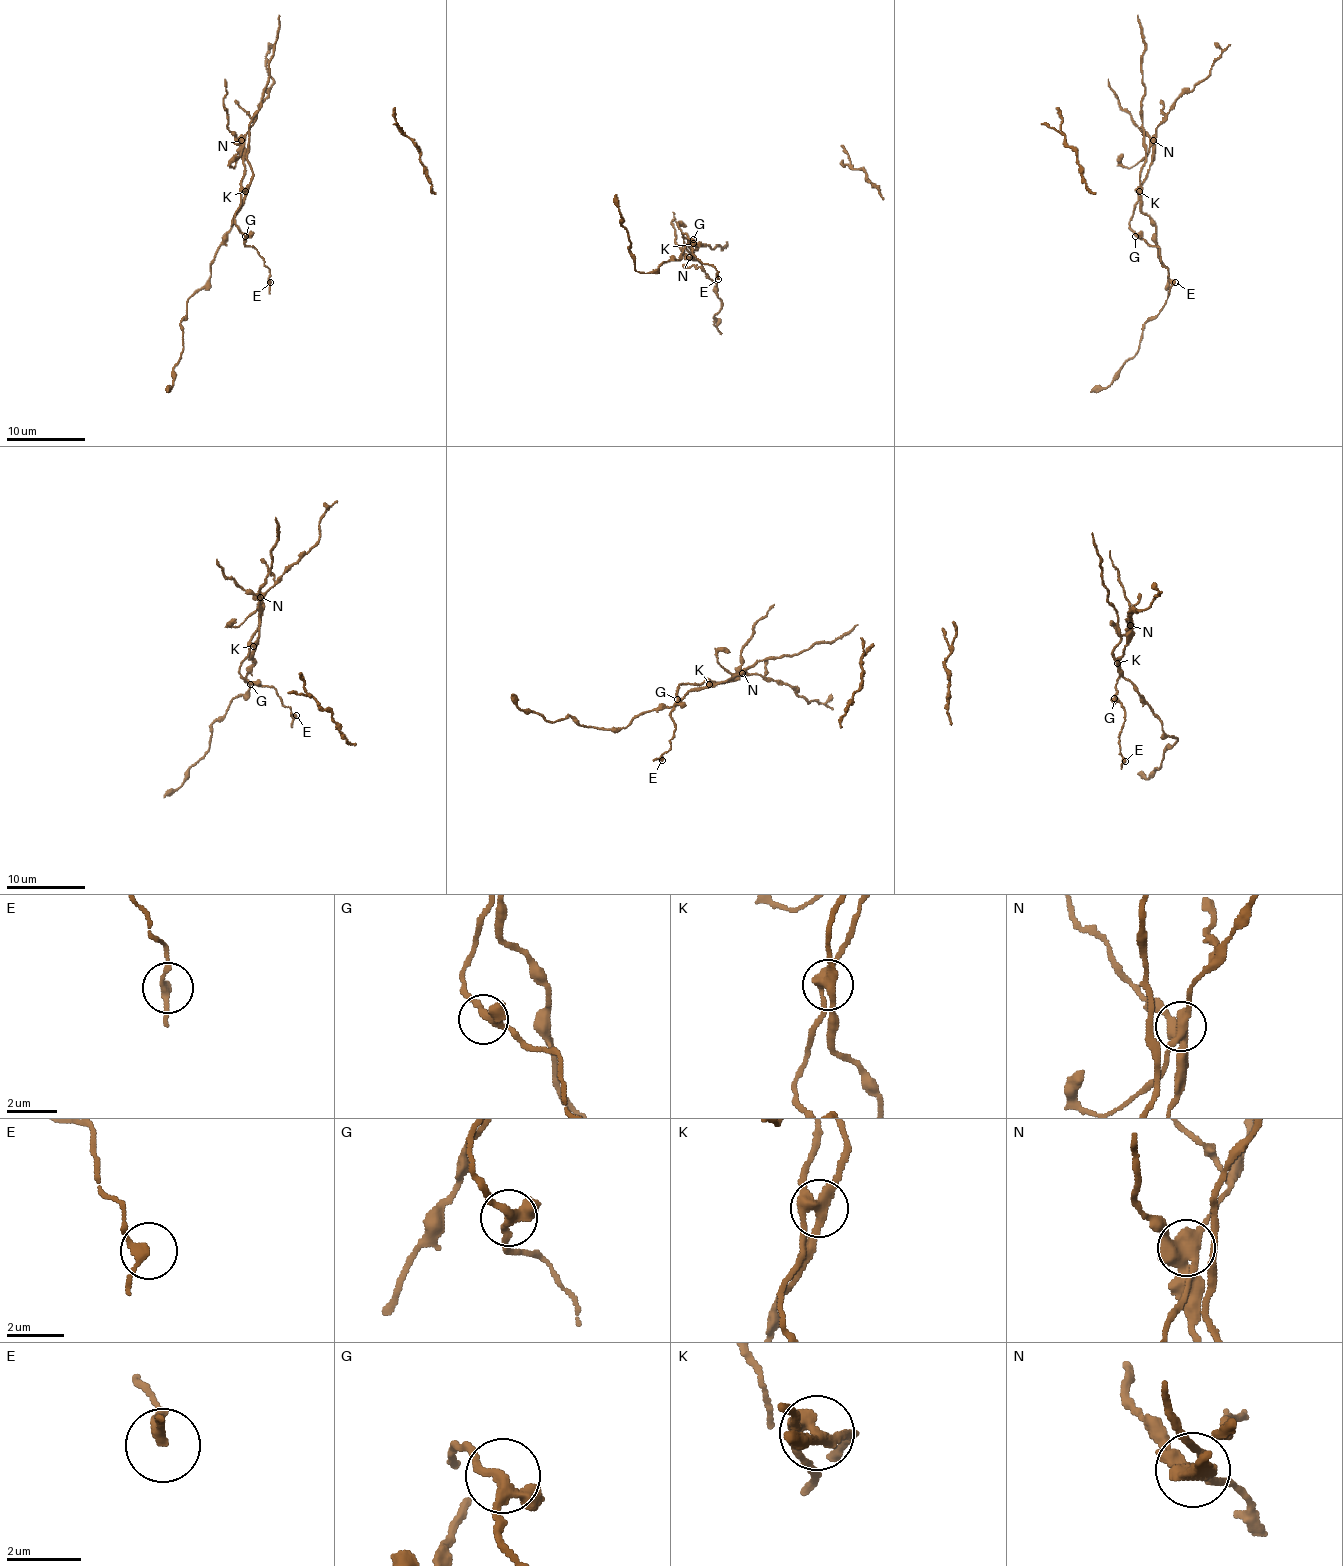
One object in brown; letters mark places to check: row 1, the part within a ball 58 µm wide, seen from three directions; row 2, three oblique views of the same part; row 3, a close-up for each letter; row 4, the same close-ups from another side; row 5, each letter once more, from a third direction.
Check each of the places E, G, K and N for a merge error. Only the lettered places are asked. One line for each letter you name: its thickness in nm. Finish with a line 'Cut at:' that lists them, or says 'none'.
K: calibre 360 nm
N: calibre 480 nm
Cut at: K, N

